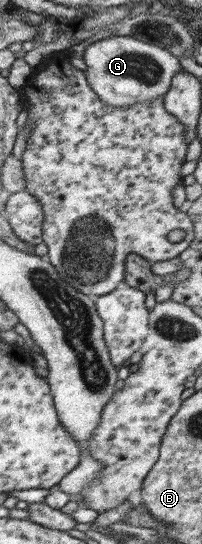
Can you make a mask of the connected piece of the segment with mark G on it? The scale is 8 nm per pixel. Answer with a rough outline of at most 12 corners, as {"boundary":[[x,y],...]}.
{"boundary":[[111,35],[84,48],[87,84],[115,108],[155,100],[169,50]]}

